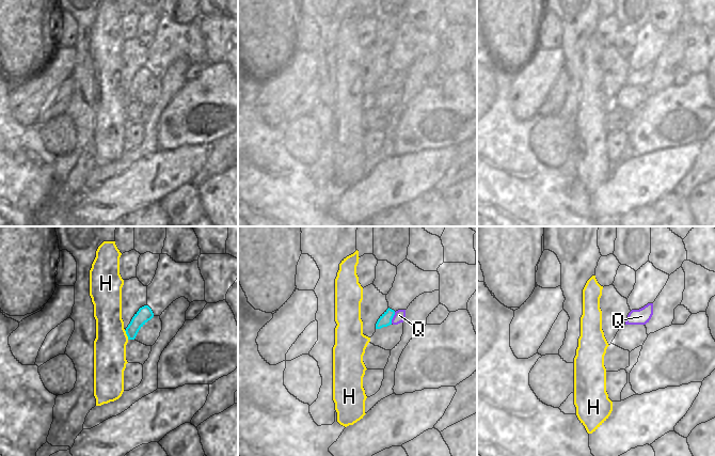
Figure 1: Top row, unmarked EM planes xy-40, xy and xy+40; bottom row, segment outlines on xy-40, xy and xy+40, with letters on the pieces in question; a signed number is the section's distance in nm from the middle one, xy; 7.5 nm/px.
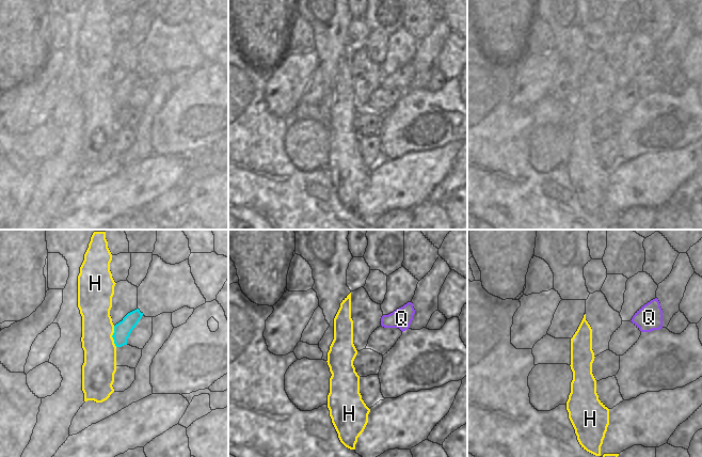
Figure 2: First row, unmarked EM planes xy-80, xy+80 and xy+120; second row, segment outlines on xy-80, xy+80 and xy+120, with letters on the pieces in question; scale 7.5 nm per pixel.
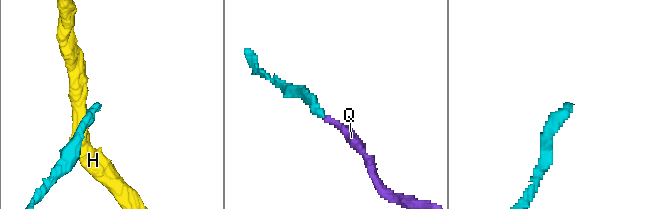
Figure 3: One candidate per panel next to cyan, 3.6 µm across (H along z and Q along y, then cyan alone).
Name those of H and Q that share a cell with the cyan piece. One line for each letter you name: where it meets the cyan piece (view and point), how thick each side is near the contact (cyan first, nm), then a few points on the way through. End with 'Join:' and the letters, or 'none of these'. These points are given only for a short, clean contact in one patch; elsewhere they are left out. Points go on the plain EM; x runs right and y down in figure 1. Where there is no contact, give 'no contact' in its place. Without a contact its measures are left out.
Q: meets cyan in xy at (393, 77); 90 nm thick on the cyan side, 80 nm on the other; runs through xy (384, 81), (393, 77), (399, 76)
Join: Q

